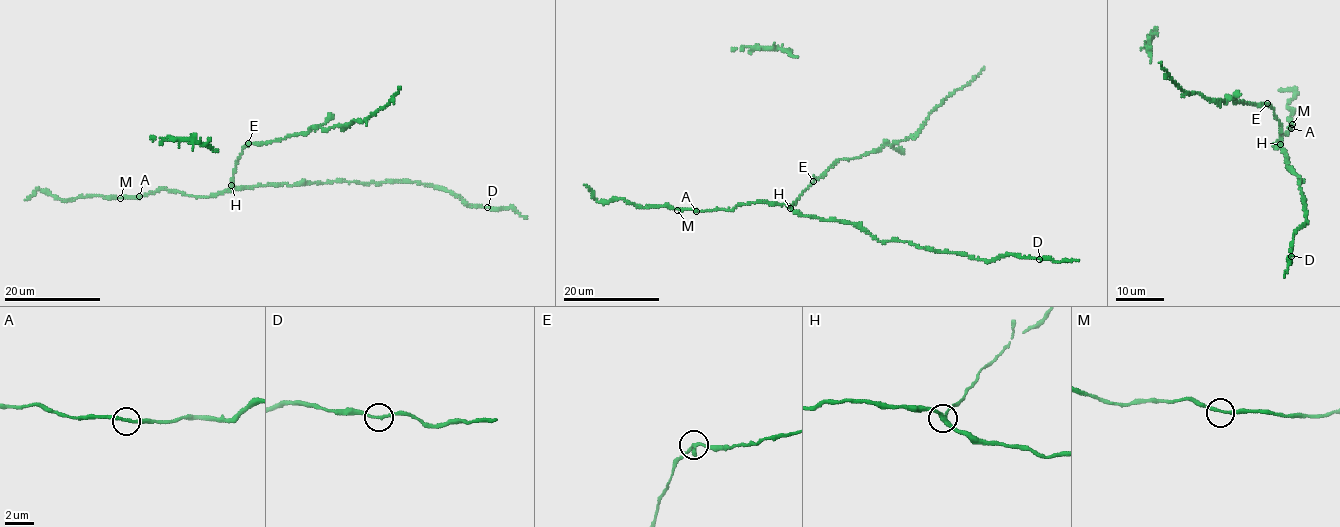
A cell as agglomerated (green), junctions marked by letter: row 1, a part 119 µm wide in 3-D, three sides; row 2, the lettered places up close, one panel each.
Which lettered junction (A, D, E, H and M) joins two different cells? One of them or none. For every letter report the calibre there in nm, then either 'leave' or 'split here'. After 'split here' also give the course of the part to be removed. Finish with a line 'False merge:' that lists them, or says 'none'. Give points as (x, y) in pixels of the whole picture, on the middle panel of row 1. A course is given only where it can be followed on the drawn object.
A: 220 nm | leave
D: 190 nm | leave
E: 170 nm | leave
H: 240 nm | leave
M: 220 nm | leave
False merge: none

